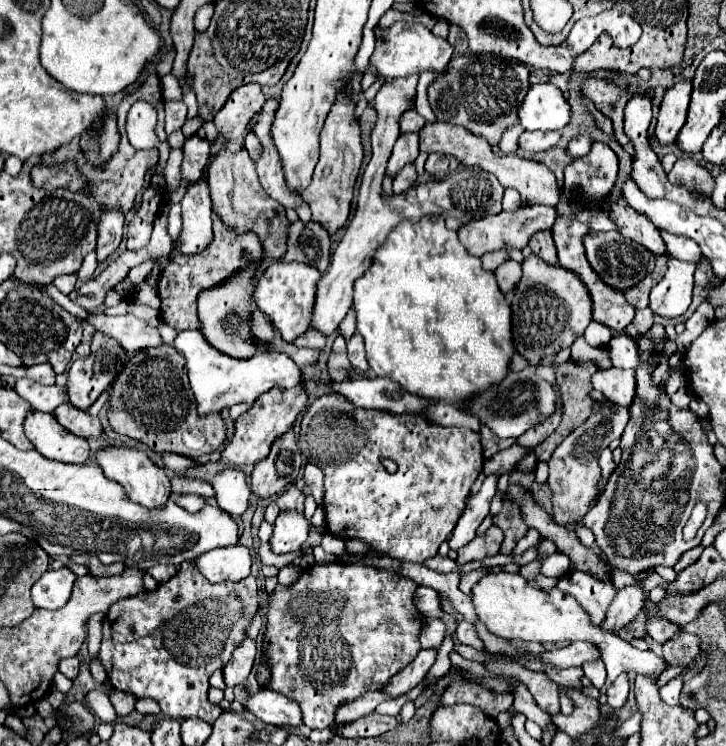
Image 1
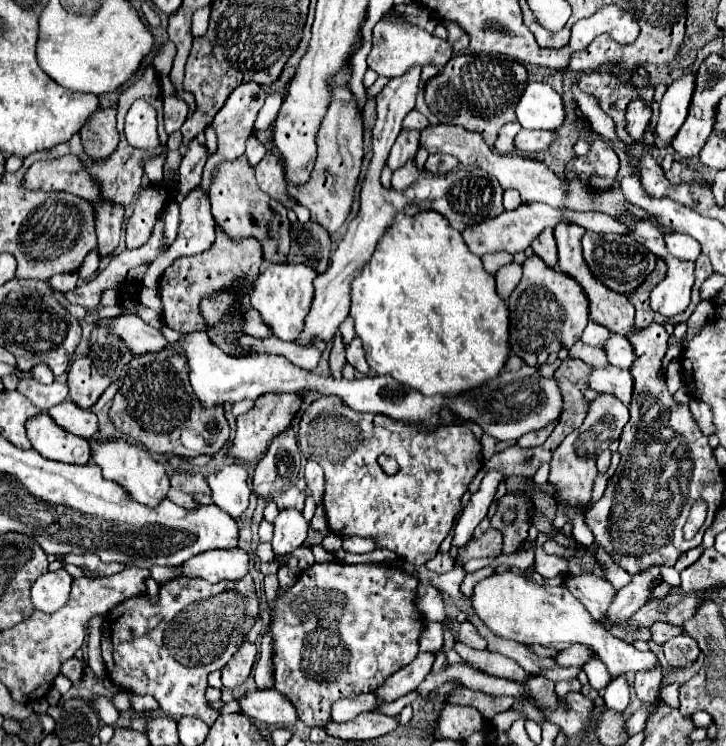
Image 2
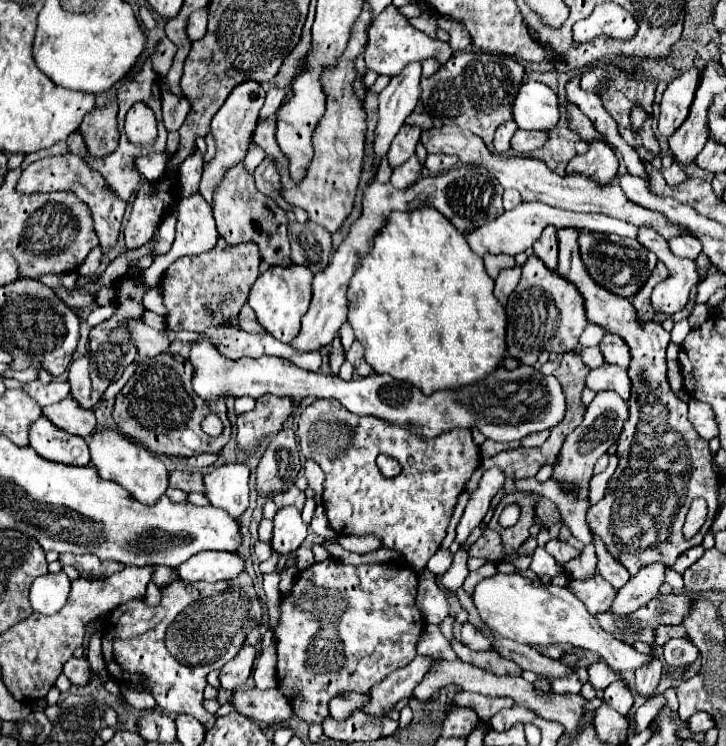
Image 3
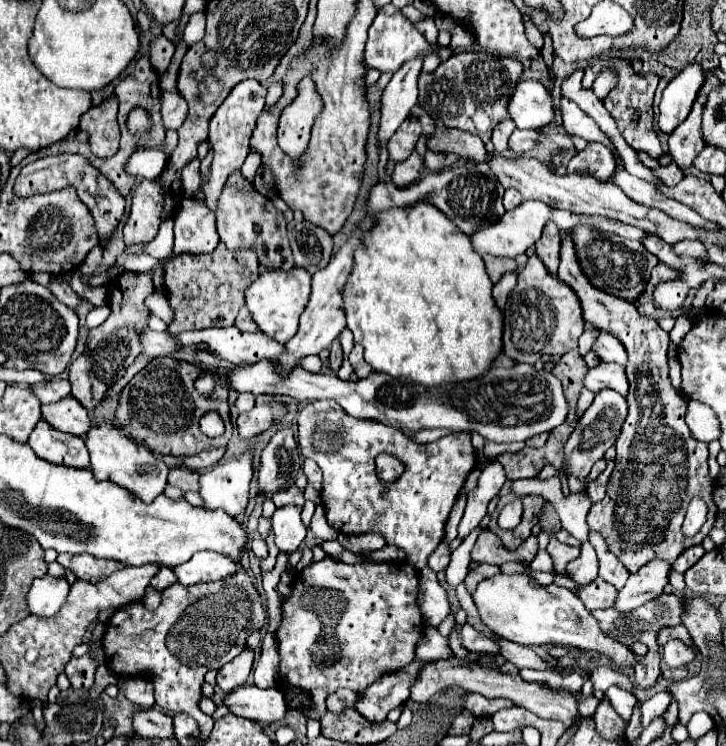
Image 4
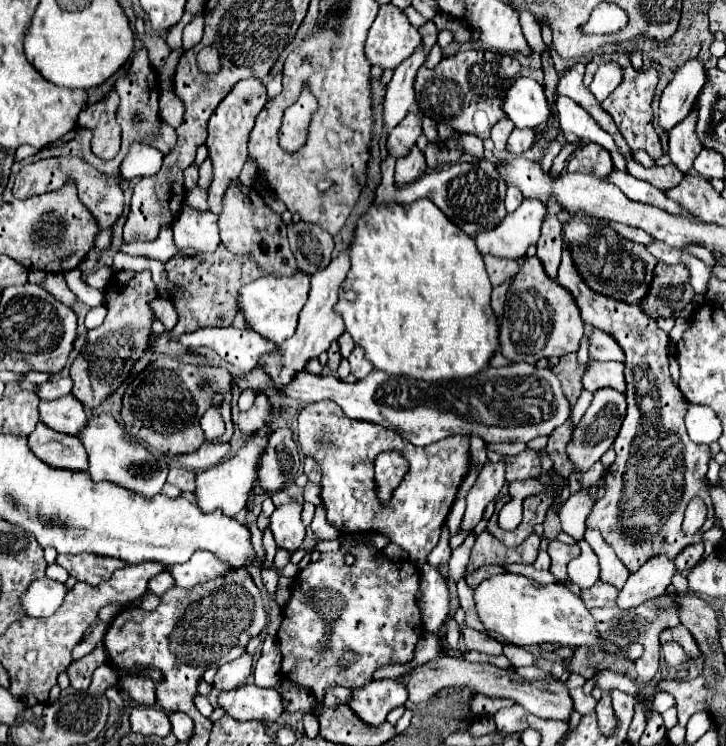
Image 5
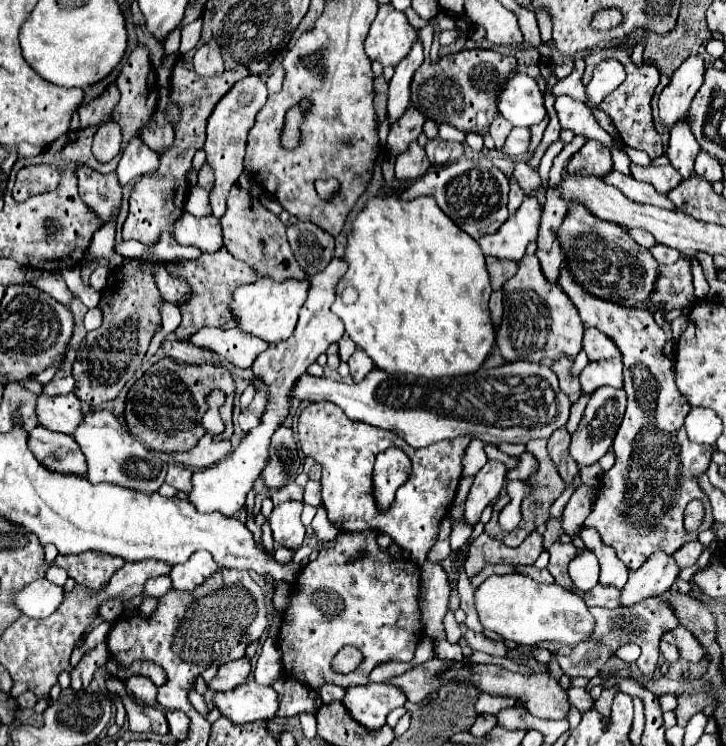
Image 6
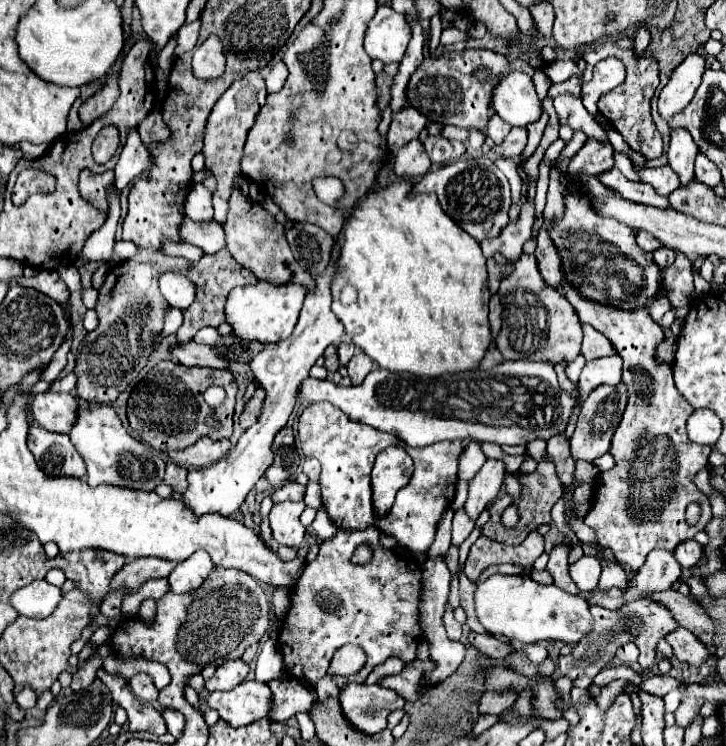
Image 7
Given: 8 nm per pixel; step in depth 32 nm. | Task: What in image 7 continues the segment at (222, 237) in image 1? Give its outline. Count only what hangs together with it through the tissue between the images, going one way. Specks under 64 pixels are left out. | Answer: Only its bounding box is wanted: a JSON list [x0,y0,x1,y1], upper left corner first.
[176,248,256,344]

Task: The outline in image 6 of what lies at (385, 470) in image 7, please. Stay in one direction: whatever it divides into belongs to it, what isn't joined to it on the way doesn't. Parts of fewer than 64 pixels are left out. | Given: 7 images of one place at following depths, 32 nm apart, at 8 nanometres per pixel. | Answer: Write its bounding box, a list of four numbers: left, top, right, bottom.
[374,448,410,508]

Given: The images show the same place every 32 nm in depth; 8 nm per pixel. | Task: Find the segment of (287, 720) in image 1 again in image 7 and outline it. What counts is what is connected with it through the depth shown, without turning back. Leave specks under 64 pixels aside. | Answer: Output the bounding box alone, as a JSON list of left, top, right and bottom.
[208,680,274,728]

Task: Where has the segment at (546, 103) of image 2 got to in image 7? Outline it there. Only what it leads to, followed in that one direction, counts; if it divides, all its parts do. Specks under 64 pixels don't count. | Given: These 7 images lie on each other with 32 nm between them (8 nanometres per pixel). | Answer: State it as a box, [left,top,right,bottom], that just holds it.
[494,72,542,126]

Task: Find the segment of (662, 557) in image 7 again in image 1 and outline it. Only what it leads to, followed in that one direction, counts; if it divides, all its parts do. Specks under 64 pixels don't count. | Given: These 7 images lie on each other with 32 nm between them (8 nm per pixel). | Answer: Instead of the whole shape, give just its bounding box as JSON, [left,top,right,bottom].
[602,586,646,632]

